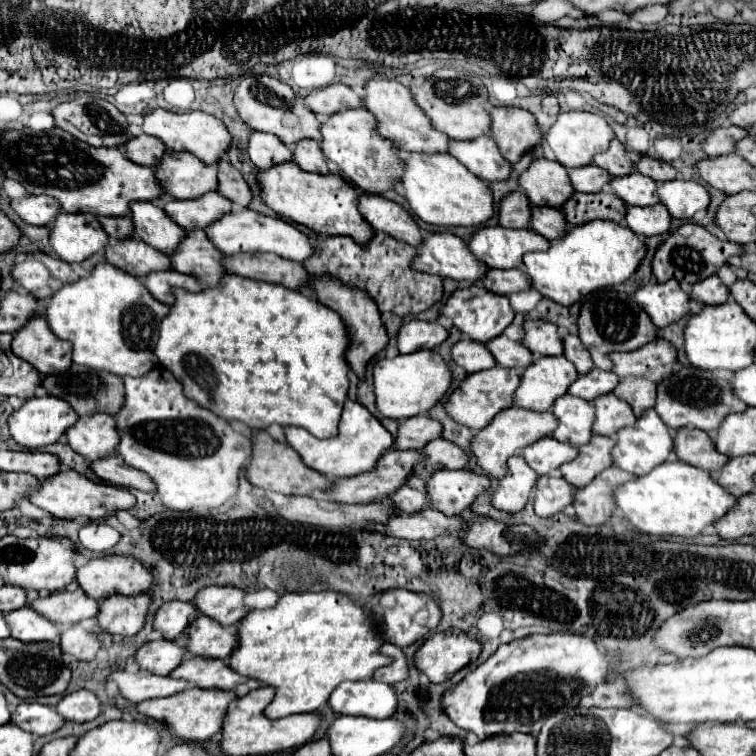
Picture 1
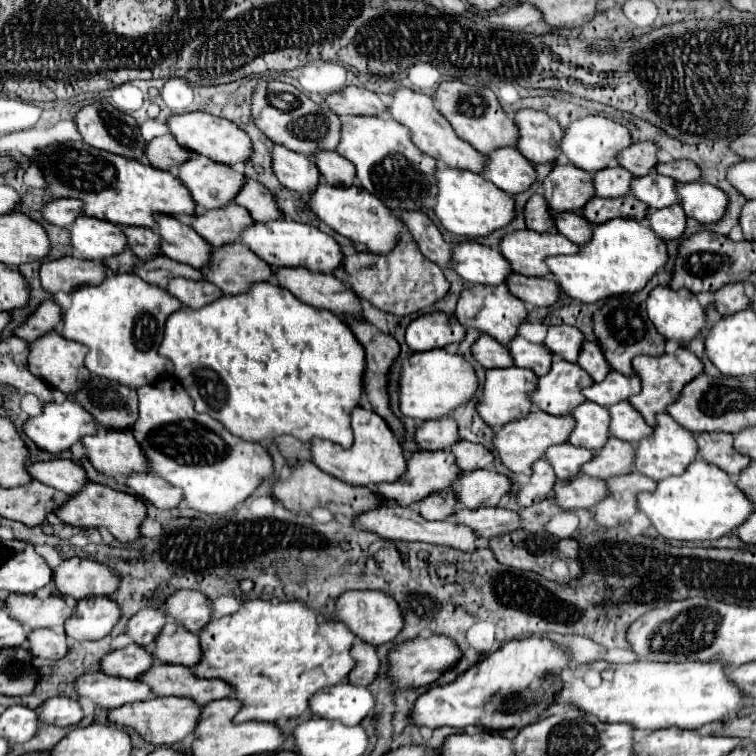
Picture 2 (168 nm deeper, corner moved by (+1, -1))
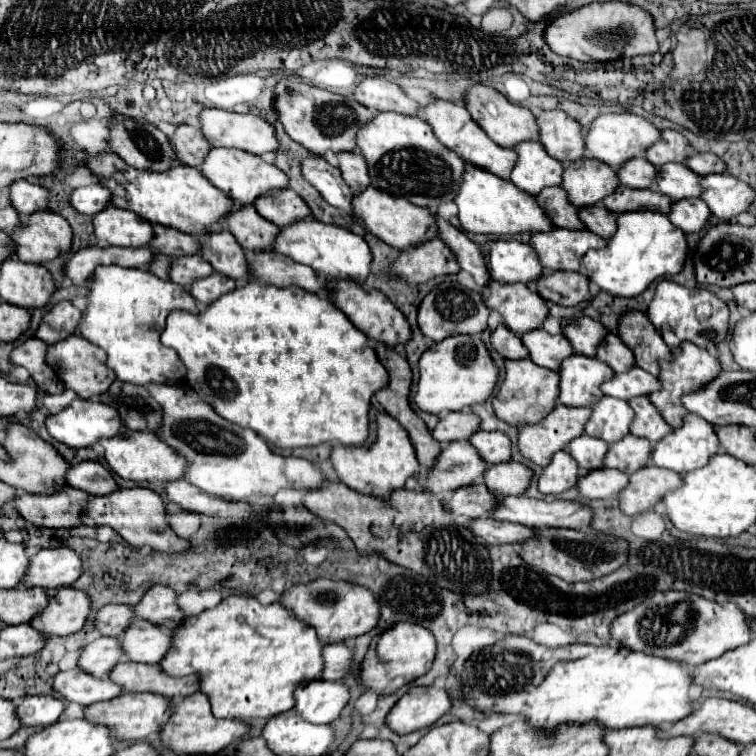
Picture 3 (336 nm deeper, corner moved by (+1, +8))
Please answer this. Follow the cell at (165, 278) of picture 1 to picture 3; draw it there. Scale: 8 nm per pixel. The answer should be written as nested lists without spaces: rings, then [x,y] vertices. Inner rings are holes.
[[[212,273],[208,277],[196,279],[190,285],[190,295],[200,301],[202,305],[208,305],[210,301],[222,297],[224,293],[230,293],[234,289],[234,279],[222,275],[222,273]]]

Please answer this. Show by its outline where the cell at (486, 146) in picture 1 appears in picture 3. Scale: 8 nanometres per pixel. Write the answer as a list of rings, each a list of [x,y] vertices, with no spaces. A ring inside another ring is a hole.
[[[522,141],[514,145],[516,151],[516,163],[510,173],[510,181],[530,193],[538,195],[542,187],[548,185],[560,185],[562,181],[562,163],[546,155],[542,143],[538,141]]]

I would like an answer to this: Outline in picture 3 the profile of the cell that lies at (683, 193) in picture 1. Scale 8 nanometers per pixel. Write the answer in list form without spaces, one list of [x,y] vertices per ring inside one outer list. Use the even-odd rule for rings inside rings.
[[[728,173],[706,175],[700,179],[700,185],[700,199],[708,205],[710,213],[722,221],[730,221],[734,215],[746,211],[754,199],[754,191]]]

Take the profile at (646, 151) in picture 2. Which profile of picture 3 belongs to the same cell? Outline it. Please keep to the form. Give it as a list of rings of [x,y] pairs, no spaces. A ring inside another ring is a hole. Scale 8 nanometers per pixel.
[[[674,129],[662,131],[662,139],[646,149],[646,159],[656,167],[670,161],[684,163],[686,155],[688,155],[688,139]]]

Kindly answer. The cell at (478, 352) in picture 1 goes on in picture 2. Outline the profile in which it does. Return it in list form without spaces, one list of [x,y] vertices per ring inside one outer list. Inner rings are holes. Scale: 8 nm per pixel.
[[[482,334],[478,338],[478,342],[472,346],[474,358],[484,364],[484,368],[508,368],[514,366],[514,362],[510,360],[510,352],[506,352],[504,344],[496,344],[496,340],[492,336]]]

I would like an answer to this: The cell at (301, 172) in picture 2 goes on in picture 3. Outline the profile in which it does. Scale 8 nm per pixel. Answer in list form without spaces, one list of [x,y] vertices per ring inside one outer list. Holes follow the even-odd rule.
[[[308,155],[304,159],[300,159],[300,167],[302,167],[302,177],[312,185],[318,187],[318,193],[334,207],[342,209],[344,213],[352,215],[352,207],[350,207],[350,199],[352,199],[352,191],[350,187],[346,187],[346,183],[340,179],[338,169],[332,167],[330,163],[326,163],[322,157],[318,155]]]

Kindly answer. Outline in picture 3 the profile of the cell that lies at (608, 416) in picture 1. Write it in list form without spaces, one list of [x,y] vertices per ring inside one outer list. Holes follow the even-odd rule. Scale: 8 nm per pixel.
[[[632,397],[628,399],[628,405],[634,411],[634,419],[630,423],[632,435],[644,437],[654,443],[672,431],[672,427],[658,415],[658,411],[654,411],[654,405],[646,397]]]

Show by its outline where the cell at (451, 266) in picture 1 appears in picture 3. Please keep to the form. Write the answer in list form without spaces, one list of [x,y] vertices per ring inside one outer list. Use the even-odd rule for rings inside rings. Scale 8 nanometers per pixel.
[[[494,239],[486,241],[480,249],[492,279],[498,279],[500,283],[520,281],[530,285],[542,275],[542,265],[538,263],[538,257],[528,243]]]

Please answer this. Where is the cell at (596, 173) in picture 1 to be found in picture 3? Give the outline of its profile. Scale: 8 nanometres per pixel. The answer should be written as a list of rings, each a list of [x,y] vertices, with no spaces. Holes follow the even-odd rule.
[[[632,157],[630,161],[626,161],[626,163],[616,171],[620,185],[634,187],[634,189],[654,187],[654,173],[658,173],[656,167],[650,165],[644,157]]]

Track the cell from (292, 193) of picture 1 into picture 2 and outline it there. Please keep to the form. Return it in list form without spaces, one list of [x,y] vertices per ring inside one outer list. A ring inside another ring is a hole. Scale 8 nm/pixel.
[[[322,182],[314,196],[308,196],[306,200],[320,220],[324,220],[338,234],[364,244],[368,252],[390,252],[390,248],[394,248],[394,240],[398,240],[398,236],[404,232],[402,220],[398,220],[398,216],[394,216],[394,212],[382,200],[366,192],[362,186],[330,186]]]

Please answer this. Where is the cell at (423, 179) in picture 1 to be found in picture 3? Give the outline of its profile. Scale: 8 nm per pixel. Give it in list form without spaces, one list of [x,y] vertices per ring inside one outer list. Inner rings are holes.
[[[466,163],[462,183],[458,187],[458,193],[454,197],[454,203],[458,205],[458,219],[462,229],[472,233],[486,233],[486,235],[514,235],[522,231],[548,231],[552,229],[550,219],[546,213],[538,207],[536,199],[528,195],[526,191],[514,187],[514,183],[498,179],[486,169],[474,167],[472,163]]]

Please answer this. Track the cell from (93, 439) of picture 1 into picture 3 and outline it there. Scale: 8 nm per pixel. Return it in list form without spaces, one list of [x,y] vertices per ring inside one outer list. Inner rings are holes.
[[[128,431],[128,435],[118,435],[110,439],[100,439],[98,441],[104,447],[104,459],[108,467],[118,473],[124,479],[132,481],[170,481],[170,479],[180,479],[184,477],[184,463],[166,447],[154,433],[144,433],[144,431]]]

